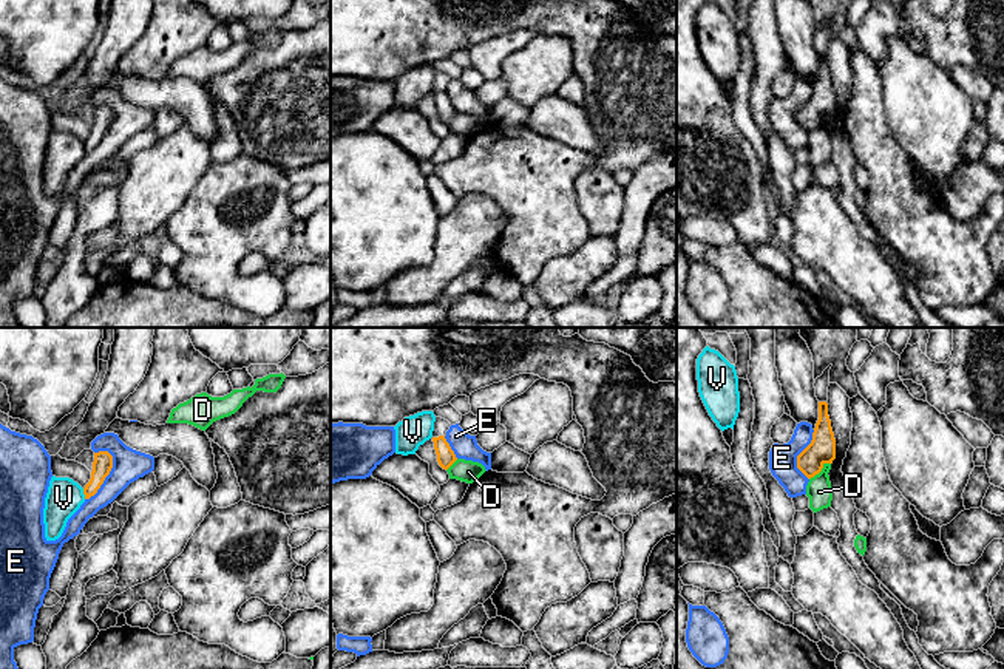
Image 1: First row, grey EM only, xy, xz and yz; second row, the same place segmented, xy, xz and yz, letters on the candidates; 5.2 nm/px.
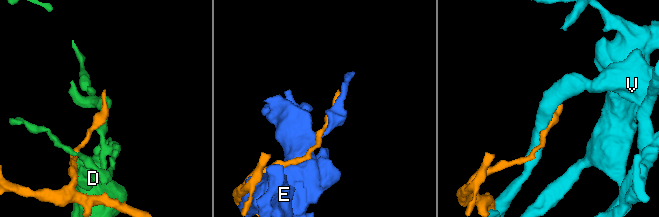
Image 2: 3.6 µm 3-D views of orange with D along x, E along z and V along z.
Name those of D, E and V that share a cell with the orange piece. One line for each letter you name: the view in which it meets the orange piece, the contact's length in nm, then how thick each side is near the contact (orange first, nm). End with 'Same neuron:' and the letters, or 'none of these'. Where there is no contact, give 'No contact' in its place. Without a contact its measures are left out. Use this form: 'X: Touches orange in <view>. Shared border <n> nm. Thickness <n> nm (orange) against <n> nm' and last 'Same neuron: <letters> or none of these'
Same neuron: none of these

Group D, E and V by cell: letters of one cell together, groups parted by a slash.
D / E / V

